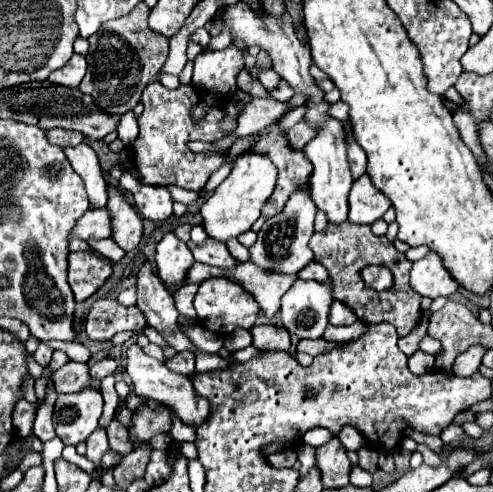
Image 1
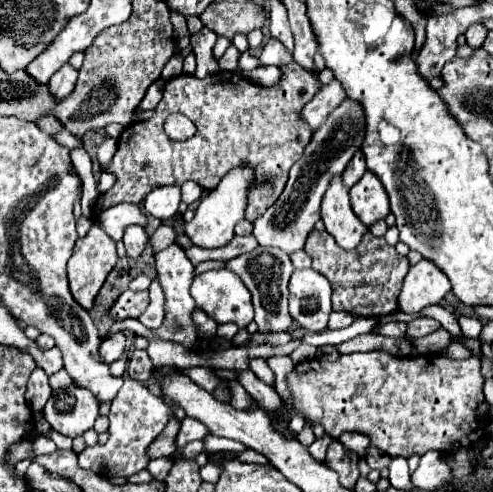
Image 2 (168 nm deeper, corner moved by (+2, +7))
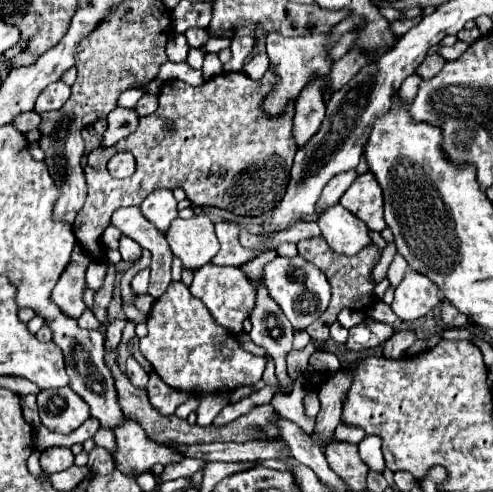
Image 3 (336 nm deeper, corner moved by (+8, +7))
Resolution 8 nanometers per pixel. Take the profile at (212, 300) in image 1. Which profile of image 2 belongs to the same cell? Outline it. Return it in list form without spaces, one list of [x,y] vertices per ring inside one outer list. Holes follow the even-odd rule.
[[[228,269],[196,275],[192,283],[192,297],[216,323],[236,323],[238,327],[248,327],[254,317],[250,291],[242,279]]]

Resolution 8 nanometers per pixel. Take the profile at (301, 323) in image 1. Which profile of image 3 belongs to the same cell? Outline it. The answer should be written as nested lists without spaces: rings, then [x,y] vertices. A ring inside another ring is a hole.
[[[276,257],[272,263],[264,267],[266,275],[266,285],[270,287],[270,295],[276,299],[276,303],[282,307],[284,315],[292,323],[294,329],[306,329],[310,323],[314,323],[328,307],[330,301],[330,285],[324,277],[324,273],[308,263],[302,257],[286,259],[286,257]]]

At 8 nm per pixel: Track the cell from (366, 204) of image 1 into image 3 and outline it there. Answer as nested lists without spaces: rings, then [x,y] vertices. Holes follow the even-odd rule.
[[[374,173],[358,175],[358,179],[348,187],[348,191],[340,197],[340,205],[362,219],[372,231],[382,231],[386,227],[382,215],[382,189],[374,177]]]

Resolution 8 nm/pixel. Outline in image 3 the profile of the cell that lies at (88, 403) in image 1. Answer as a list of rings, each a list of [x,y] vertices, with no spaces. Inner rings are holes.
[[[70,387],[40,391],[38,409],[42,425],[62,435],[70,435],[90,417],[86,401],[78,397]]]

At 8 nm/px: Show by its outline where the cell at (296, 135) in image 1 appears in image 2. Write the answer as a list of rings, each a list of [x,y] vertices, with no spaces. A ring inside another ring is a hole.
[[[332,79],[328,85],[322,85],[318,89],[318,93],[312,97],[310,103],[306,103],[306,107],[302,109],[302,117],[306,119],[306,123],[316,129],[332,109],[336,109],[346,97],[346,91],[342,89],[342,83]]]

